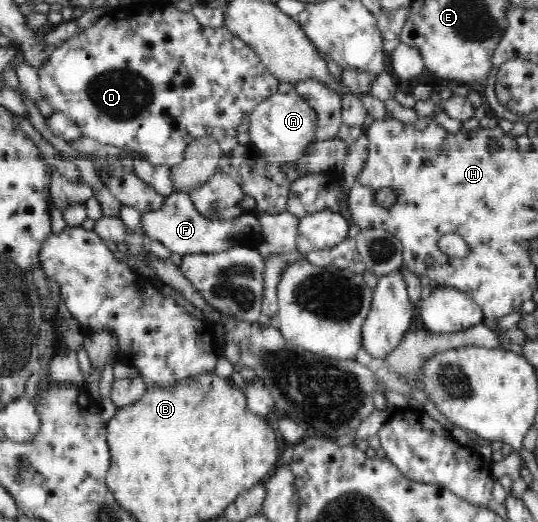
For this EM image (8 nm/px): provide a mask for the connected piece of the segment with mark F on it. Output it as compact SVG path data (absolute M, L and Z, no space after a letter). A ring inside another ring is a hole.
M173 192L165 197L165 205L159 211L144 212L141 216L142 229L151 241L160 241L171 252L178 255L209 254L246 246L258 249L265 241L259 222L260 214L247 212L234 219L202 217L194 208L189 193Z

